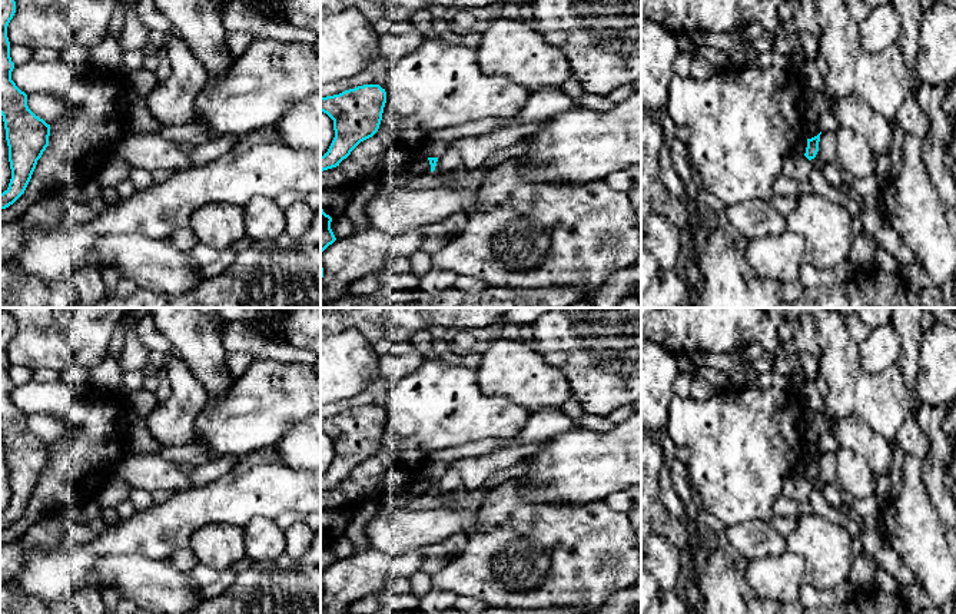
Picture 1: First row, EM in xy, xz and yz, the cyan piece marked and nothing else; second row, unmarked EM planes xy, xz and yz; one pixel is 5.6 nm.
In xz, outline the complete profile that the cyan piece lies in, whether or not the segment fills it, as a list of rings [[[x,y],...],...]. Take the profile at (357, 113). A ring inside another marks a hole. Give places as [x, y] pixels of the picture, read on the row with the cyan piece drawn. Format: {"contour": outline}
{"contour": [[[364,84],[333,96],[321,96],[321,112],[333,120],[335,137],[321,156],[321,172],[339,166],[381,125],[386,92],[379,84]]]}

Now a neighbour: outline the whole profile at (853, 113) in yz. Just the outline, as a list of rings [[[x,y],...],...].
[[[859,96],[833,97],[830,112],[842,129],[863,136],[876,156],[887,156],[893,142],[892,120],[876,113]]]

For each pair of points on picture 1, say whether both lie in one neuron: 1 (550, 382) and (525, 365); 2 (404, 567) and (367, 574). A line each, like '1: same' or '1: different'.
1: same
2: same

